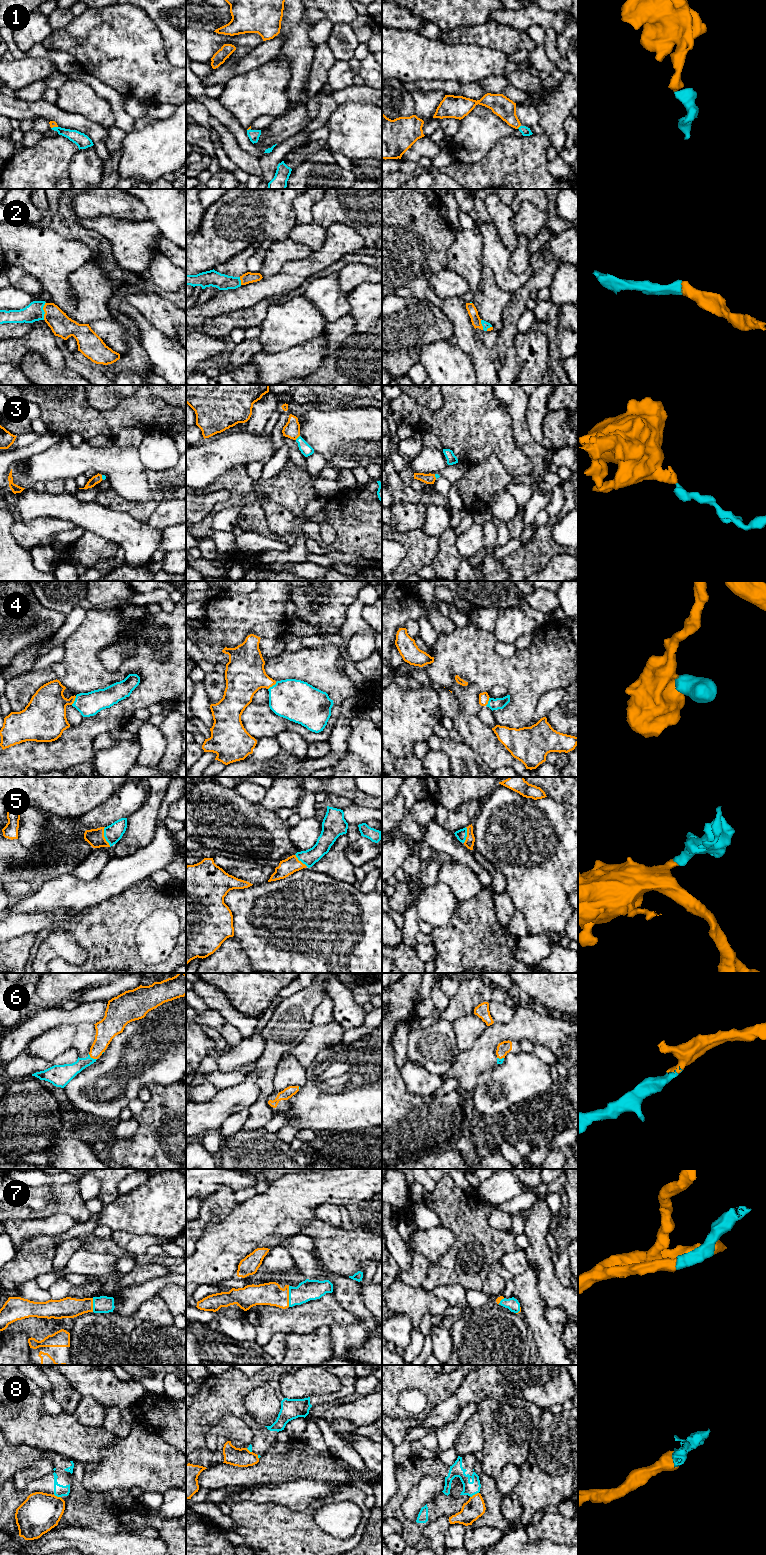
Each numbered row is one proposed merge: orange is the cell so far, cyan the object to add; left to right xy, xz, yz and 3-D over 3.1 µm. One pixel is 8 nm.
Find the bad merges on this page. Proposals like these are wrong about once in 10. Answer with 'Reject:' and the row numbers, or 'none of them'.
Reject: 8

